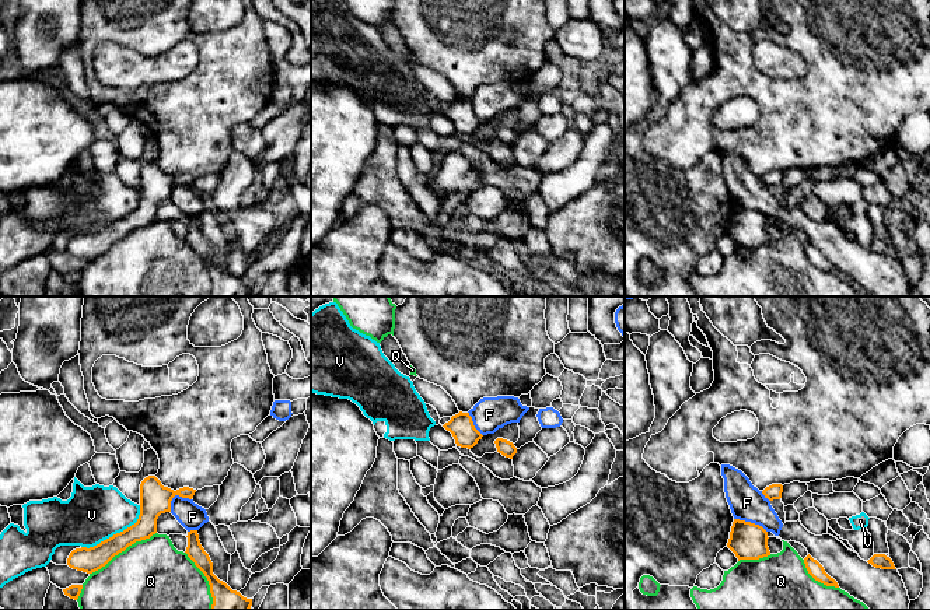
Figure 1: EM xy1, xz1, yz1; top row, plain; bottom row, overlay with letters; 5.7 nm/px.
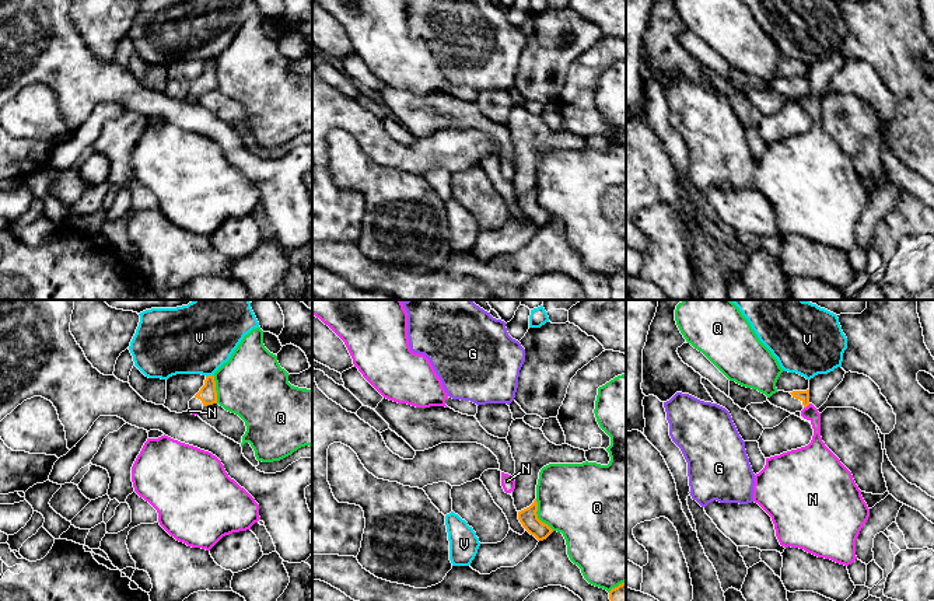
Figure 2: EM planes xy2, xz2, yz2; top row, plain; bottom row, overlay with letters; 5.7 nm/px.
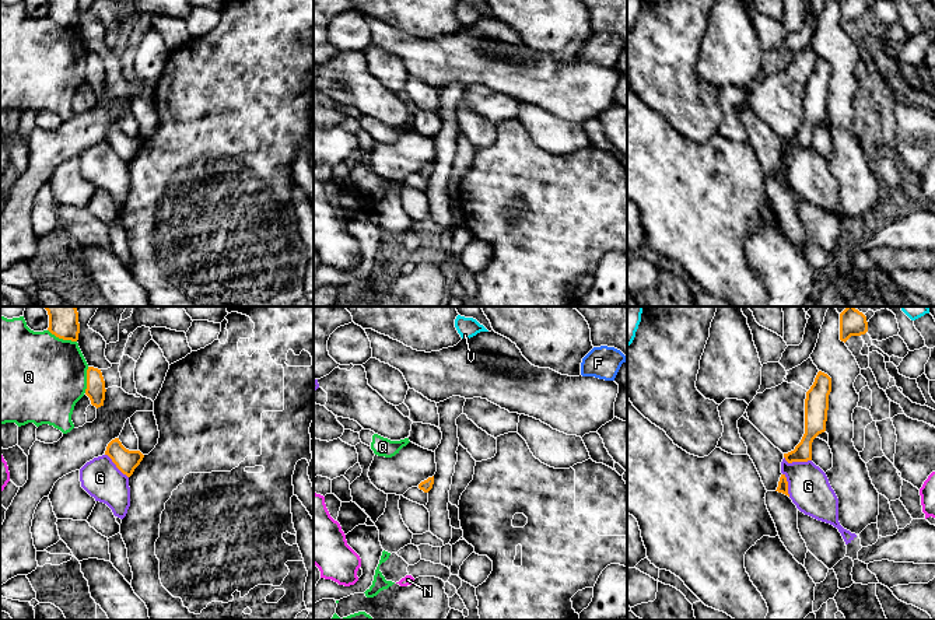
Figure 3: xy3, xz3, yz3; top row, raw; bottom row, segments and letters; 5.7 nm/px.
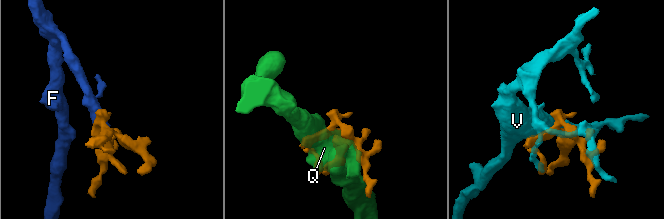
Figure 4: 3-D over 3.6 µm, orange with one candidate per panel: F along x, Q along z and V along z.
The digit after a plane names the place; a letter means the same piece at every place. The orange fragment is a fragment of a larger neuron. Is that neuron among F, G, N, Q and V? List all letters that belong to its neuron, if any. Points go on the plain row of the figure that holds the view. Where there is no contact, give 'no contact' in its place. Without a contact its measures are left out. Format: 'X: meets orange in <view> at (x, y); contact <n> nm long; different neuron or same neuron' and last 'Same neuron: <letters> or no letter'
F: meets orange in yz1 at (750, 209); contact 200 nm long; different neuron
G: meets orange in yz3 at (797, 147); contact 160 nm long; different neuron
N: meets orange in yz2 at (807, 91); contact 50 nm long; different neuron
Q: meets orange in xy1 at (122, 237); contact 460 nm long; different neuron
V: meets orange in xy1 at (116, 220); contact 420 nm long; different neuron
Same neuron: no letter

